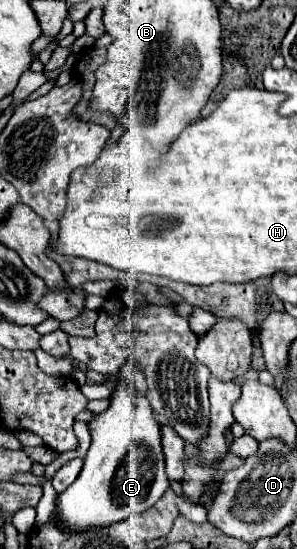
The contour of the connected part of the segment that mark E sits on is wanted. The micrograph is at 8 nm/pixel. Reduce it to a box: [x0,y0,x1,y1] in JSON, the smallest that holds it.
[56,359,170,531]

